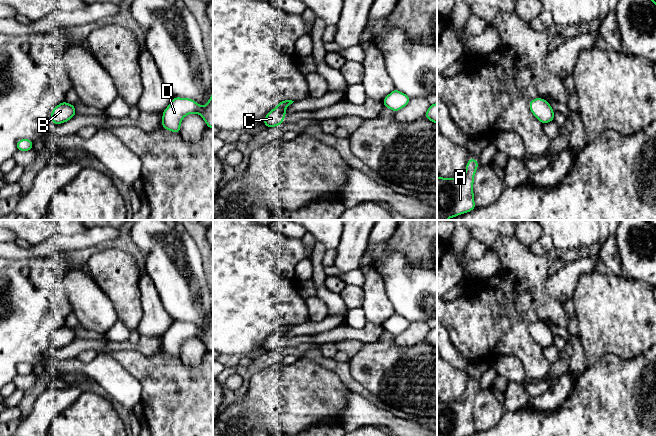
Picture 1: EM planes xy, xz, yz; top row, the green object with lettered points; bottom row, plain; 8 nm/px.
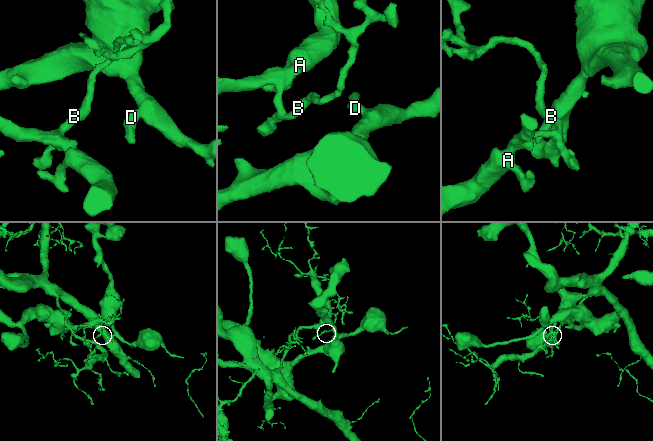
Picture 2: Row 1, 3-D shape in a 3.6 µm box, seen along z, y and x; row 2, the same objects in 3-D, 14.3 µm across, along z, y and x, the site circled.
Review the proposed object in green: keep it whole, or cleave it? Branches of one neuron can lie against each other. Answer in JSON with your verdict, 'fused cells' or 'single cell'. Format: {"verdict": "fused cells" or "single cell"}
{"verdict": "single cell"}

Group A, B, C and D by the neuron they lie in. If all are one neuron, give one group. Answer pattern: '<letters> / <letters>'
A B C D

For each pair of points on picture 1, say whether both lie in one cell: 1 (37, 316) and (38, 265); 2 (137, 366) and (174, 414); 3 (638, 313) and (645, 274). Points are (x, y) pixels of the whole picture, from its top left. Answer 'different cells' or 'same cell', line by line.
1: same cell
2: same cell
3: different cells

